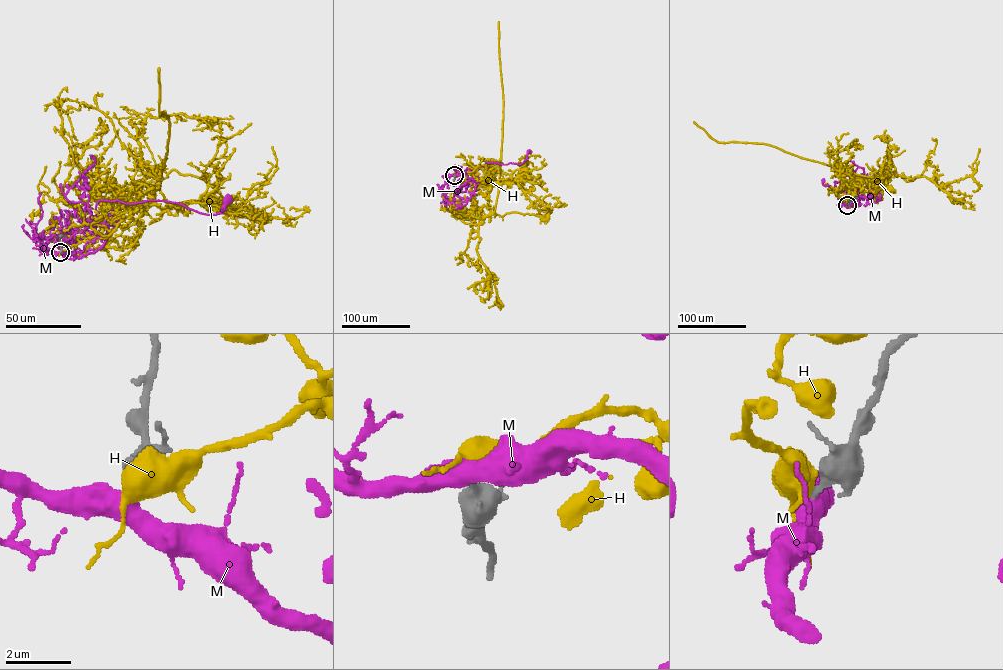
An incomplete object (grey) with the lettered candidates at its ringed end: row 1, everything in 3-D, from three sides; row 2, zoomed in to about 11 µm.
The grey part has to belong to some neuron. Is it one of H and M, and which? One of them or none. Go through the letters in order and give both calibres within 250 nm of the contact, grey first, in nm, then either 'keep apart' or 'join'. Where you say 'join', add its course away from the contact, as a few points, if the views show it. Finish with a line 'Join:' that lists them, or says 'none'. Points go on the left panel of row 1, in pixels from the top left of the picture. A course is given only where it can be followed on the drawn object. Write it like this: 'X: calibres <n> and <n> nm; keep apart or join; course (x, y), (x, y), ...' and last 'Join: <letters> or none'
H: calibres 500 and 500 nm; keep apart
M: calibres 300 and 650 nm; join; course (60, 252), (81, 258), (102, 244), (107, 231), (96, 209), (99, 200), (163, 200), (216, 214), (225, 200)
Join: M

